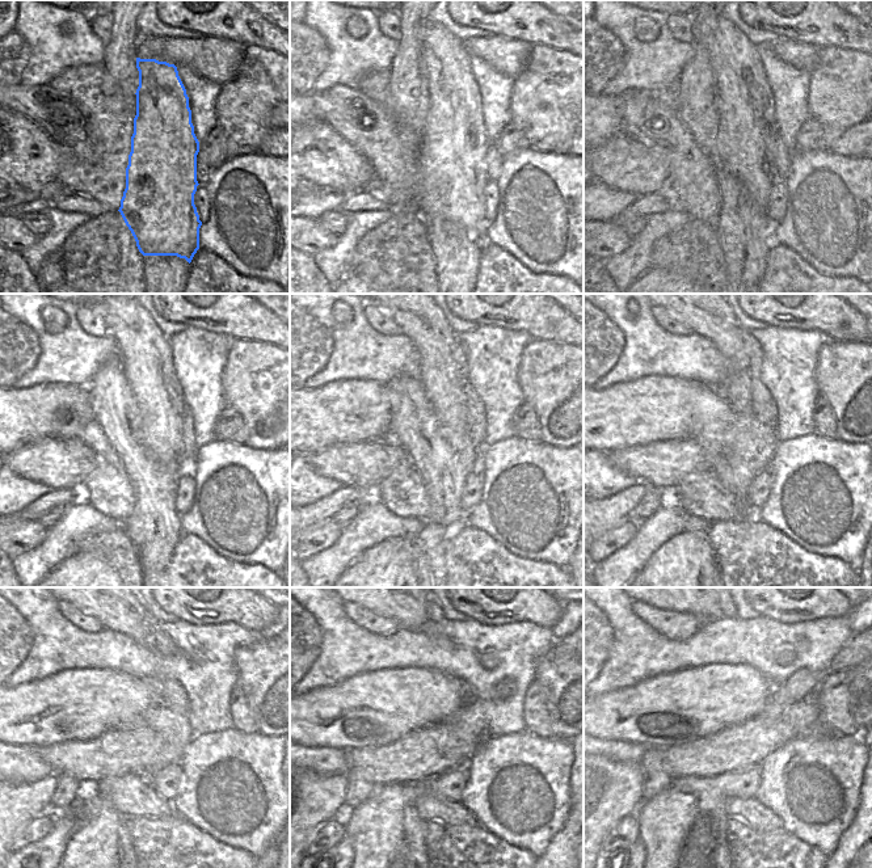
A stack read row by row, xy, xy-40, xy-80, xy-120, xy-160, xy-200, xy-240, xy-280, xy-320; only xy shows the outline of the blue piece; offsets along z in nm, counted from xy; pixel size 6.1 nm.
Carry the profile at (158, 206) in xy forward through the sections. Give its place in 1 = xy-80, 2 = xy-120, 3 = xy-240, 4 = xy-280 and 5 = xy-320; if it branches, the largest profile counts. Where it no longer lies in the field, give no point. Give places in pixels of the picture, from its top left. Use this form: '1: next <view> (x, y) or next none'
1: next xy-80 (748, 131)
2: next xy-120 (165, 428)
3: next xy-240 (125, 614)
4: next xy-280 (411, 614)
5: next xy-320 (708, 614)

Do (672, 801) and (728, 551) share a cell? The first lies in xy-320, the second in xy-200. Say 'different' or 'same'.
different

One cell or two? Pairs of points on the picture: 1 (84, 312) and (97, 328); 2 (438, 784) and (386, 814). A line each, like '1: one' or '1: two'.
1: one
2: one

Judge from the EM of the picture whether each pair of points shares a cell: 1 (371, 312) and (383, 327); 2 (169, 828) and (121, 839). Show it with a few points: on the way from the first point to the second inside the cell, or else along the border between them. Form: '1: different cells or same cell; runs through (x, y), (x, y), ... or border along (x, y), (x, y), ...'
1: same cell; runs through (375, 316), (379, 324)
2: different cells; border along (125, 817), (135, 854)

